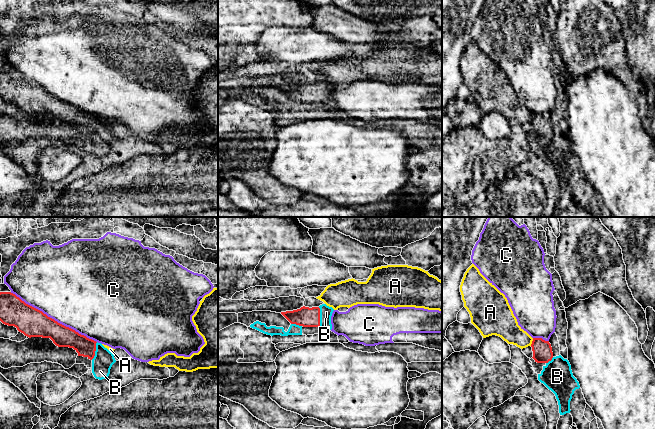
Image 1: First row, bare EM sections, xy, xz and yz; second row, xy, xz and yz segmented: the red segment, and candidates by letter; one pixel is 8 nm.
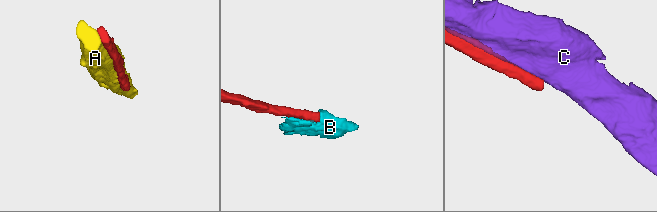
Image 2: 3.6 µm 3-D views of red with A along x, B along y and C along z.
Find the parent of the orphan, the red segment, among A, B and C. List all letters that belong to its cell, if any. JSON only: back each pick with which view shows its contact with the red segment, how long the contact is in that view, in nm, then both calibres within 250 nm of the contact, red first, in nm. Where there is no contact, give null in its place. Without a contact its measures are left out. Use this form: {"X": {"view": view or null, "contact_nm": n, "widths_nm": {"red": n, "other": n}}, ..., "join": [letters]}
{"B": {"view": "xz", "contact_nm": 170, "widths_nm": {"red": 160, "other": 100}}, "join": ["B"]}

